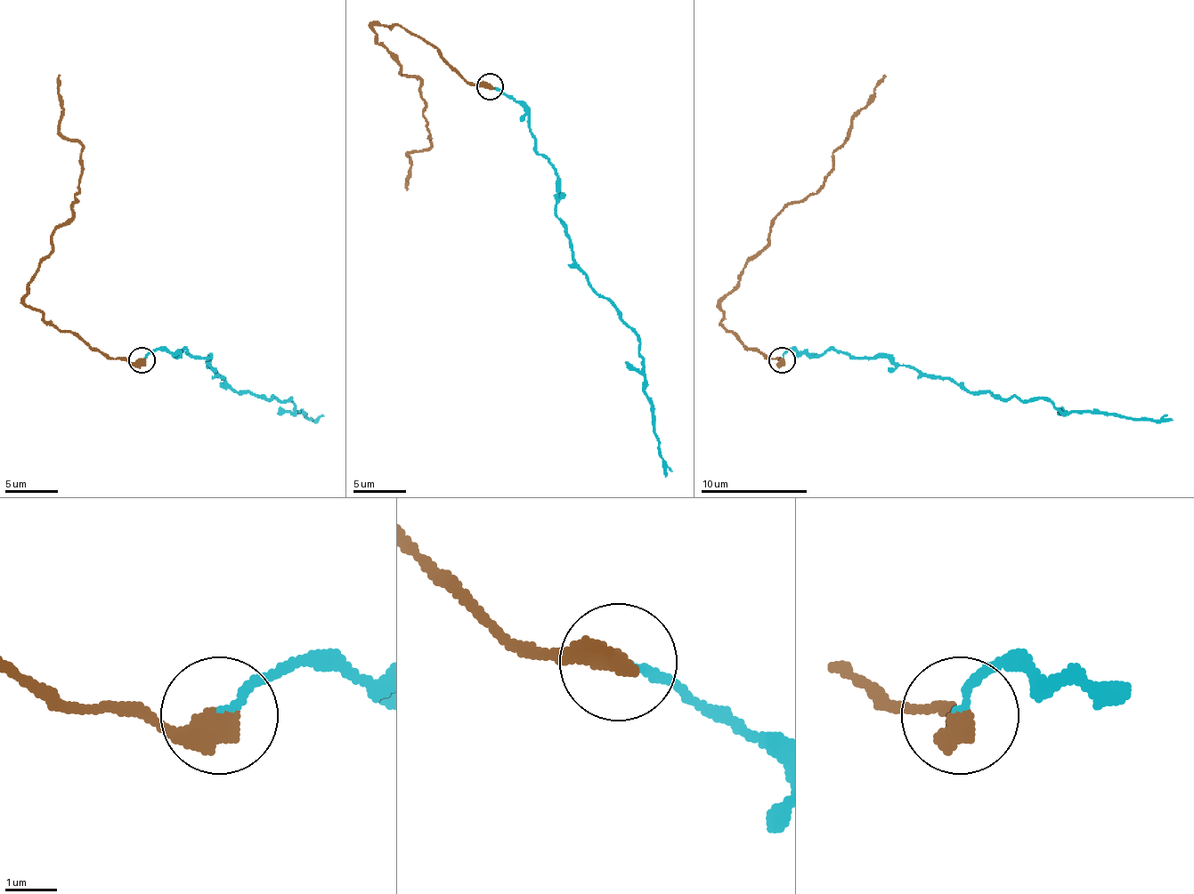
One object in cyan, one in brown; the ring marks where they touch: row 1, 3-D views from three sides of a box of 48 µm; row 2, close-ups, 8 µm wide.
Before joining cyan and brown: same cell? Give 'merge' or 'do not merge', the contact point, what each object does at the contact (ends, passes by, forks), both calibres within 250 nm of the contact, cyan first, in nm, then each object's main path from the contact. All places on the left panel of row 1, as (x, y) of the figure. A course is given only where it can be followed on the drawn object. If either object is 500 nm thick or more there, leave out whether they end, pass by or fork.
do not merge | (142, 360) | cyan ends | brown ends | 130/480 nm | cyan via (141, 359), (165, 349), (210, 357), (207, 365), (237, 391), (289, 399), (295, 413), (319, 418) | brown via (141, 359), (109, 359), (23, 298), (52, 234), (71, 215), (82, 173), (82, 146), (60, 132), (60, 74)

